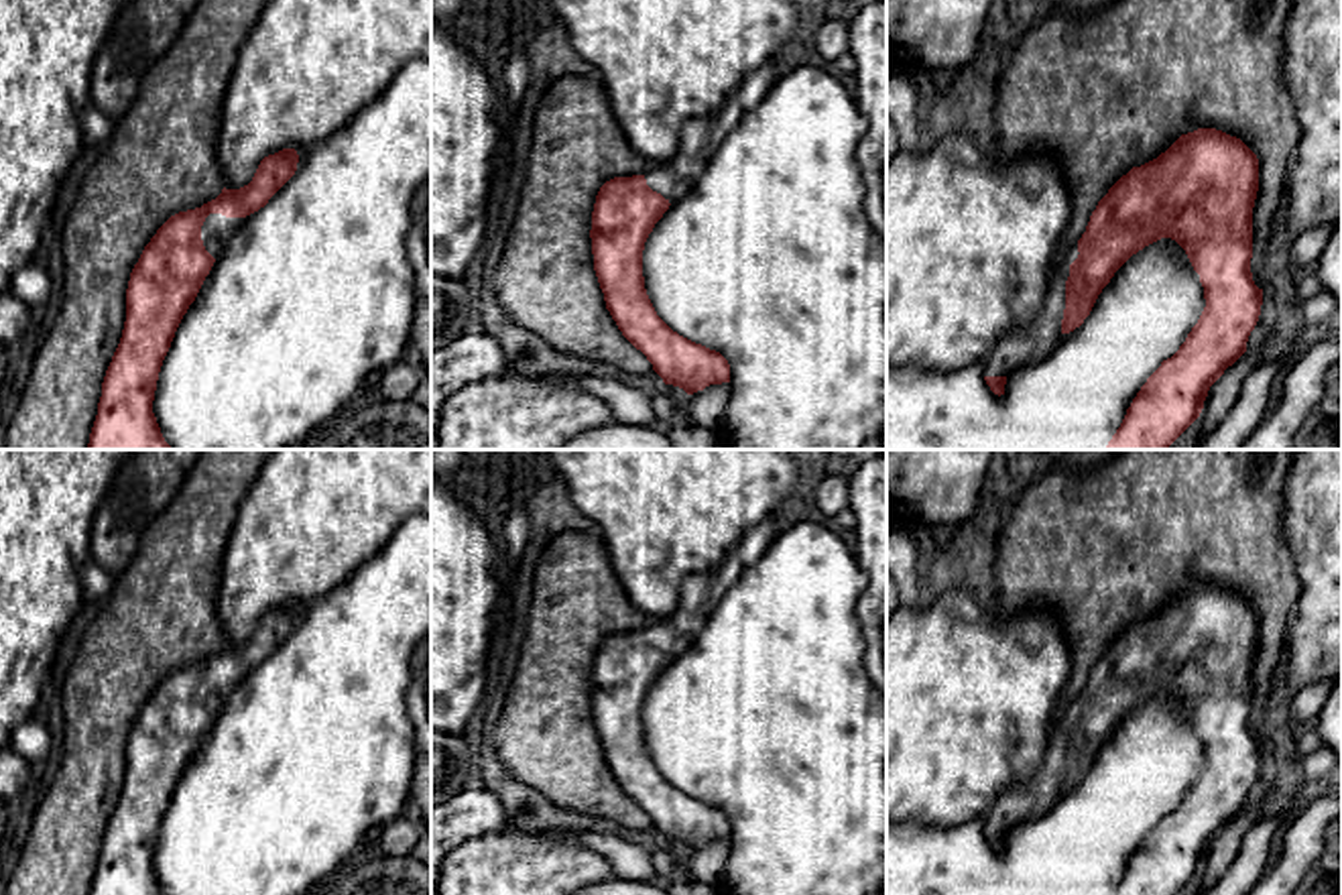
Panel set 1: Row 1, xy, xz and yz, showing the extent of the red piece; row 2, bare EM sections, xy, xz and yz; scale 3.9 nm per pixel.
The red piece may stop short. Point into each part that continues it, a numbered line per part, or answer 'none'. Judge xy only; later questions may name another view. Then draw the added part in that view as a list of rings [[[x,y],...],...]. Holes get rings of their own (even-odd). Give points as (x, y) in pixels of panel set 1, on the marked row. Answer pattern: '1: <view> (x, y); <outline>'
1: xy (216, 230); [[[209,214],[201,226],[201,240],[205,250],[218,258],[226,242],[240,228],[242,218],[226,218],[222,214]]]

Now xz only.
1: xz (700, 137); [[[777,57],[744,77],[720,110],[687,120],[681,128],[677,155],[663,165],[651,165],[645,175],[647,185],[669,203],[677,201],[706,171],[720,142],[767,96],[779,77]]]

